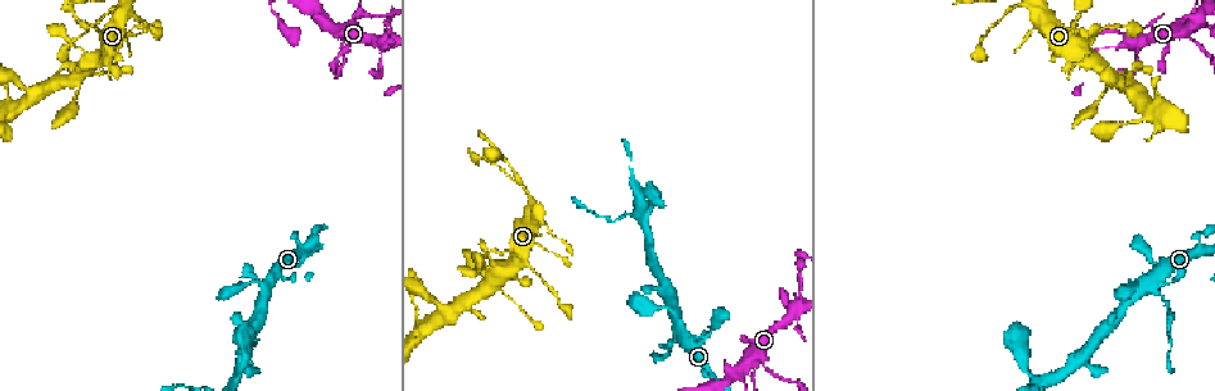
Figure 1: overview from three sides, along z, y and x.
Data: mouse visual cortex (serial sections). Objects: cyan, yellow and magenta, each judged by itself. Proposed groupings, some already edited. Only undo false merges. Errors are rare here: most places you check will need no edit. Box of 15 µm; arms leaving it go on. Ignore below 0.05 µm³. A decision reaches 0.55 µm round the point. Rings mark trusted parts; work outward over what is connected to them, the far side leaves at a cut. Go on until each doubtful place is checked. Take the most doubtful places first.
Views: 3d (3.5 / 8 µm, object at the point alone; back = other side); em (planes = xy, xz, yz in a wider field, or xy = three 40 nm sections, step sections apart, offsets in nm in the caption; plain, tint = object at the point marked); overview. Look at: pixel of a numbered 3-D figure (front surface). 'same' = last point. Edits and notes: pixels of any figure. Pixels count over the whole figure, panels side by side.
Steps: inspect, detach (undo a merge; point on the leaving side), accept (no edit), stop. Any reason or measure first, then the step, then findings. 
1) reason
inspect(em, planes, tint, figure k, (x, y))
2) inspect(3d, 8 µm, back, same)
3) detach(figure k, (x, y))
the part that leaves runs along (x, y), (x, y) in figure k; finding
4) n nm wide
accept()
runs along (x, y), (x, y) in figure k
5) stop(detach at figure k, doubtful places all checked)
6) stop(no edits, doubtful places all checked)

calibre changes
inspect(3d, 3.5 µm, figure 1, (668, 340))

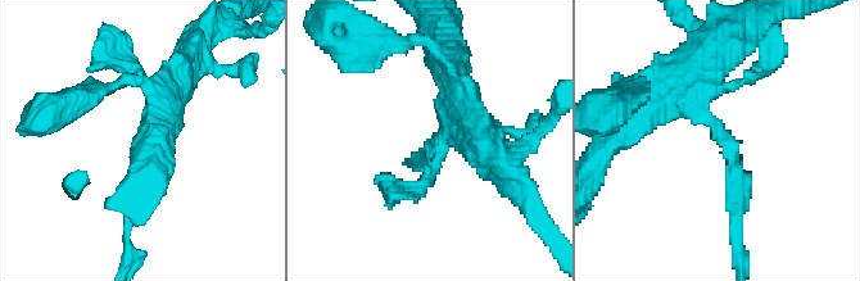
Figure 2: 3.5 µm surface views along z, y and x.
arms of 150, 400 nm; now the EM
inspect(em, planes, tint, figure 2, (718, 131))

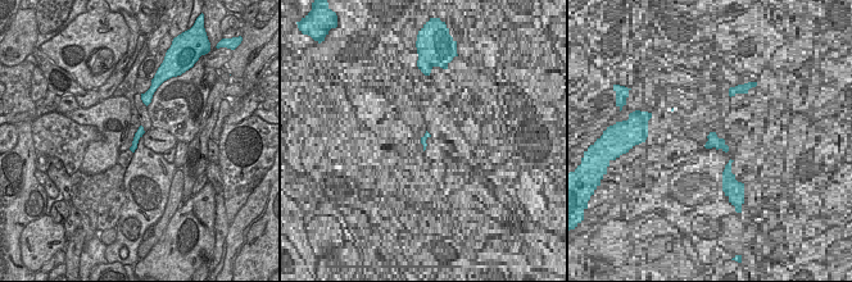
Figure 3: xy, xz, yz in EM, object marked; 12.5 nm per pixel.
detach(figure 2, (736, 157))
the part that leaves runs along (711, 123), (743, 182), (737, 230) in figure 2; two cells meet here

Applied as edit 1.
redraw
inspect(overview)

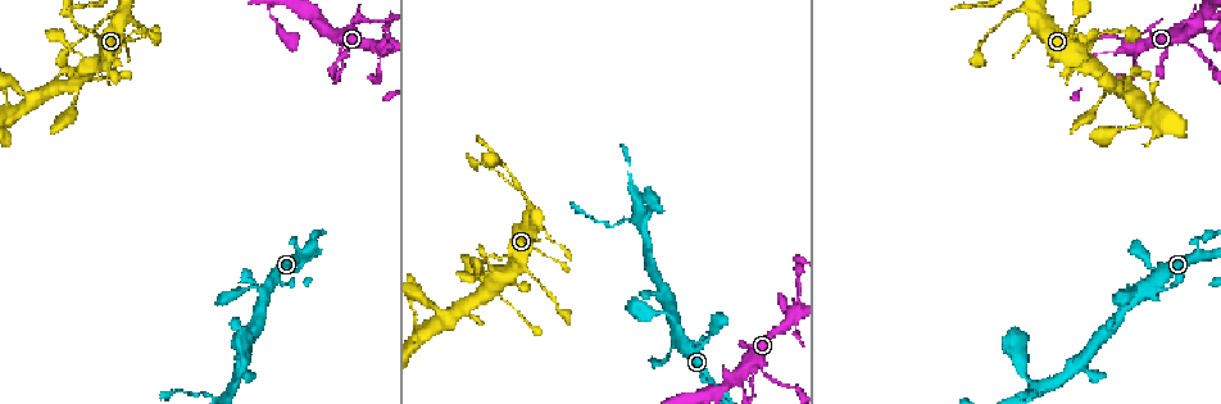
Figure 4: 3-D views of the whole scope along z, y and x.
calibre changes
inspect(3d, 3.5 µm, figure 4, (112, 12))

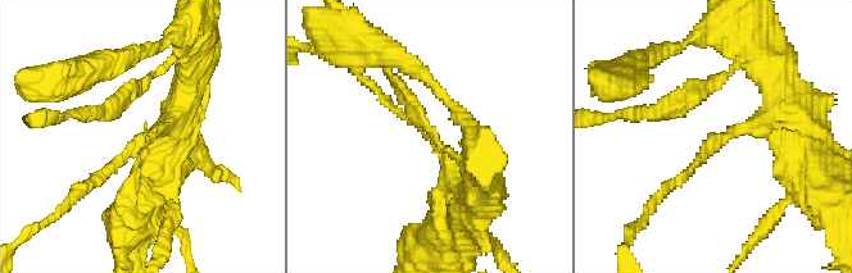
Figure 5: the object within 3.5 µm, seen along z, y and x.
arms of 100, 350 nm; need the tissue
inspect(em, xy, step 5, tint, figure 5, (721, 134))

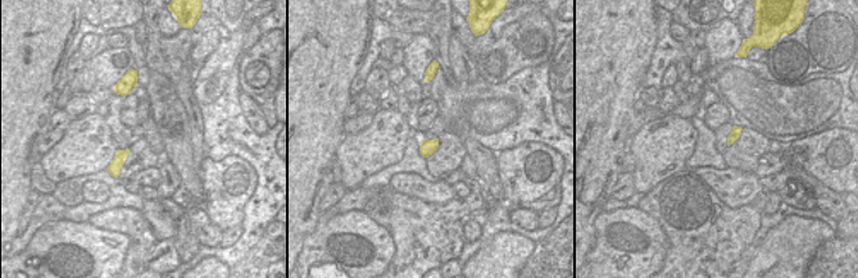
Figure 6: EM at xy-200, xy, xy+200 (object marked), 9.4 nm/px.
accept()
runs along (462, 212), (445, 153), (379, 94) in figure 5; continuous, no second cell

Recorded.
inspect(em, xy, step 5, tint, figure 4, (351, 24))

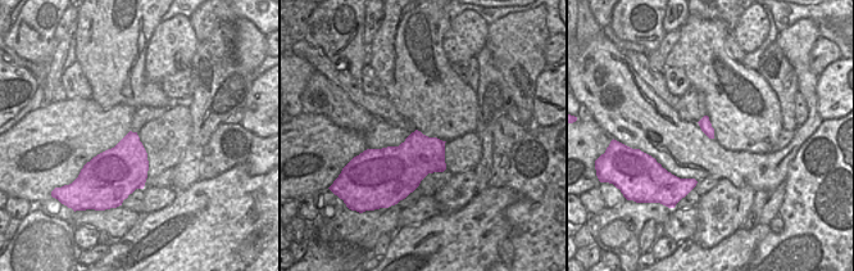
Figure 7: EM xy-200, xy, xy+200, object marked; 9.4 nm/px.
inspect(3d, 3.5 µm, same)

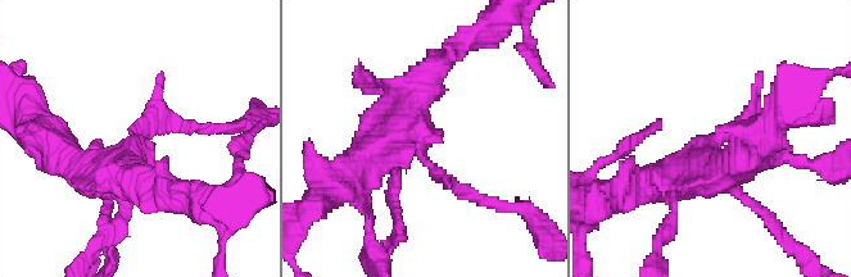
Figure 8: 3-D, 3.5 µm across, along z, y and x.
accept()
runs along (411, 99), (422, 158), (489, 201) in figure 8; one cell here

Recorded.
stop(detach at figure 2, doubtful places all checked)

